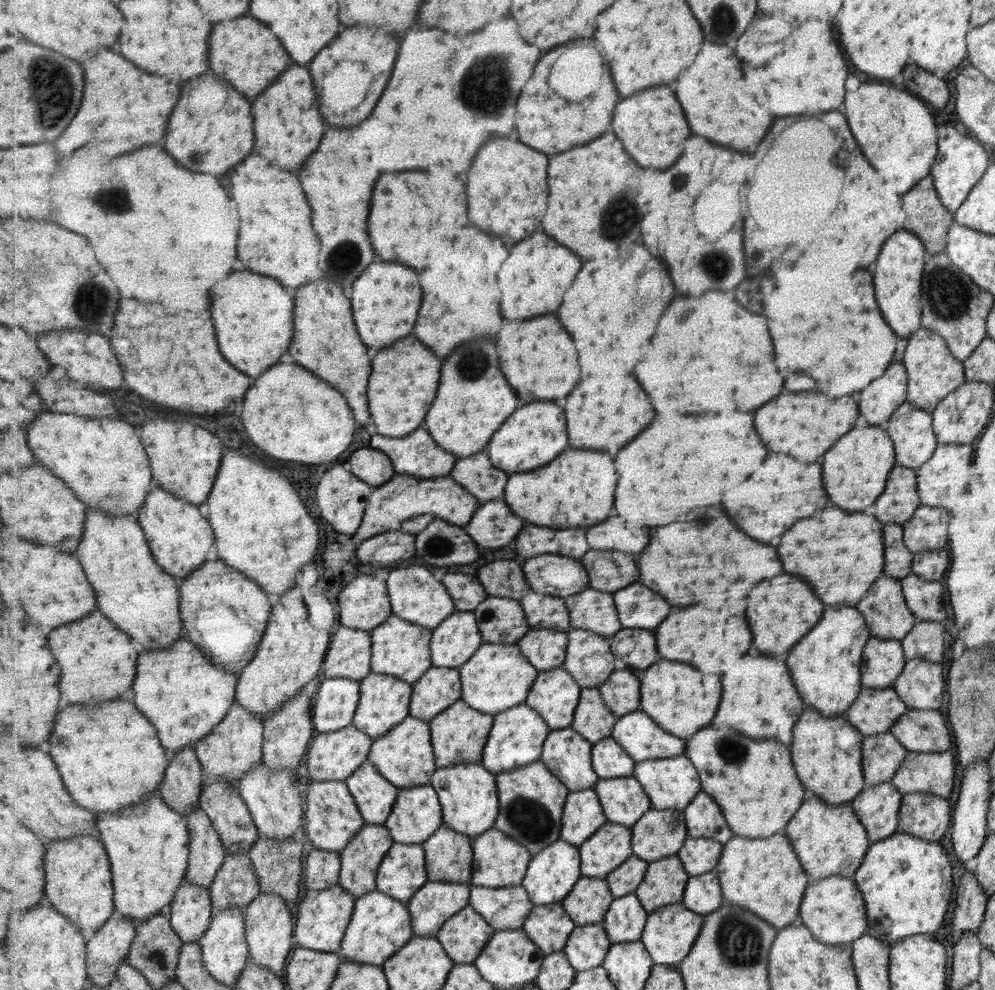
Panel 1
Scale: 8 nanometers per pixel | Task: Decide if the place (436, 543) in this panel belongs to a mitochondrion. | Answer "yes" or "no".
yes

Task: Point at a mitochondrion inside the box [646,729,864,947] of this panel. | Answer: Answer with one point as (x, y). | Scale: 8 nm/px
(732, 751)

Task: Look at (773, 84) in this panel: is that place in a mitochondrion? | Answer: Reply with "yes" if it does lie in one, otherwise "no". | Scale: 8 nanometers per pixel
no

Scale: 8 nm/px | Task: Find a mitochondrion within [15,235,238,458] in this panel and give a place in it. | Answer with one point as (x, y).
(96, 296)

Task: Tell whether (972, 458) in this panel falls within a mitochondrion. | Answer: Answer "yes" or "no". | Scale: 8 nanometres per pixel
no

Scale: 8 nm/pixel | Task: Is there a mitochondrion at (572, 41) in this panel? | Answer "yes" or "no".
no

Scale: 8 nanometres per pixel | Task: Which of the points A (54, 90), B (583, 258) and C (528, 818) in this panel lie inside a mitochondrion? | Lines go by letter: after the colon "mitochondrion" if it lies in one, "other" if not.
A: mitochondrion
B: other
C: mitochondrion

